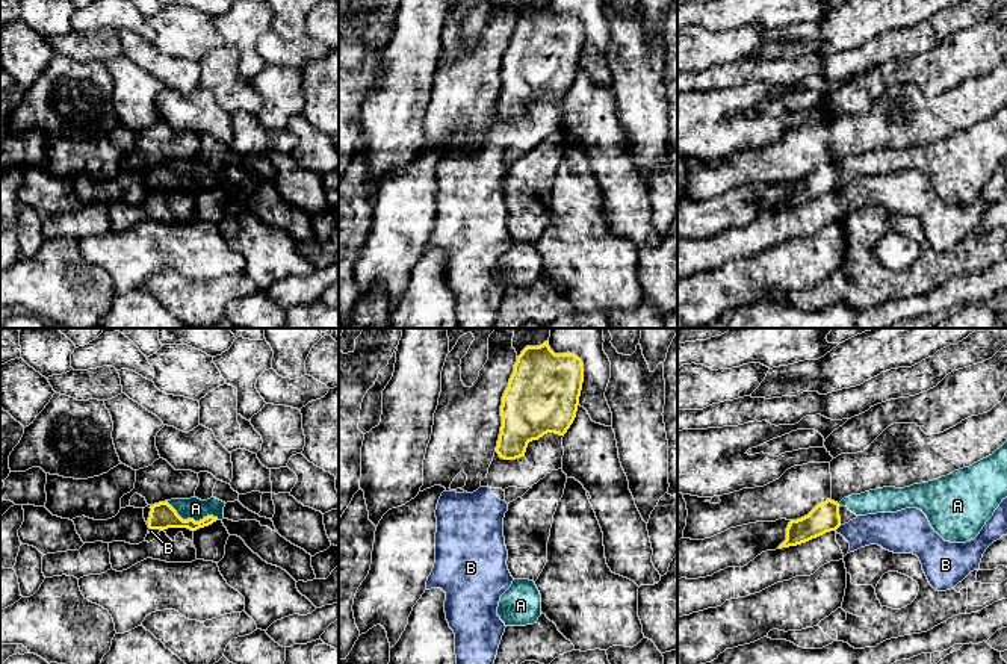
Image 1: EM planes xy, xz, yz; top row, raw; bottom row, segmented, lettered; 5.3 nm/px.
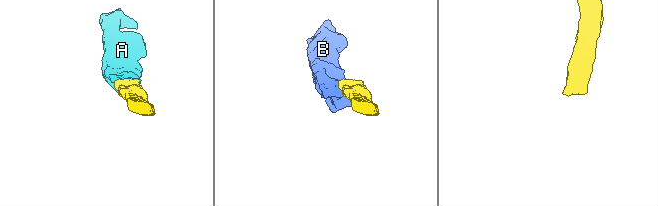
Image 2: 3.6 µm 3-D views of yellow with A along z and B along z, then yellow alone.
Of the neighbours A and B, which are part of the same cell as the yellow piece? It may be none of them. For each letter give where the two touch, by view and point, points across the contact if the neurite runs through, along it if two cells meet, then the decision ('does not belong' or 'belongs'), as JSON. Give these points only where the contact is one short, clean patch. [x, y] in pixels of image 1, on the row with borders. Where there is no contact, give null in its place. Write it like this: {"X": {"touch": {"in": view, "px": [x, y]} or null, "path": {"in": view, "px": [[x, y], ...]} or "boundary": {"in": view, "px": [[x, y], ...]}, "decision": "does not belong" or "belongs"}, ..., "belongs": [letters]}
{"A": {"touch": {"in": "xy", "px": [192, 519]}, "path": {"in": "xy", "px": [[162, 516], [192, 519], [195, 508]]}, "decision": "belongs"}, "B": {"touch": {"in": "yz", "px": [838, 527]}, "boundary": {"in": "yz", "px": [[841, 525], [835, 530]]}, "decision": "does not belong"}, "belongs": ["A"]}

